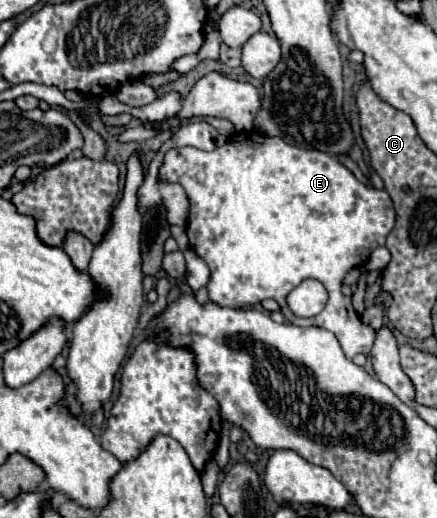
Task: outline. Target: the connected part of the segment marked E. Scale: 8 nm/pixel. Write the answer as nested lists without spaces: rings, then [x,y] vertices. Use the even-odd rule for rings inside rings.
[[[250,131],[250,133],[236,133],[228,139],[230,143],[224,143],[222,147],[216,147],[216,151],[200,151],[200,149],[194,149],[194,147],[176,147],[176,149],[170,149],[166,155],[164,155],[164,161],[162,161],[162,167],[158,171],[158,177],[160,181],[164,183],[180,183],[190,199],[190,219],[188,219],[188,225],[186,225],[186,231],[188,231],[188,239],[190,239],[190,249],[194,249],[196,253],[200,253],[200,257],[206,261],[208,269],[210,269],[210,279],[208,279],[208,297],[212,303],[220,305],[220,307],[232,307],[232,309],[244,309],[244,307],[250,307],[250,305],[258,305],[262,303],[264,299],[274,299],[280,303],[282,307],[282,313],[284,317],[292,323],[292,325],[298,325],[298,327],[322,327],[322,329],[328,329],[336,335],[336,339],[340,341],[342,345],[342,351],[348,359],[352,359],[354,355],[358,353],[364,353],[368,355],[370,353],[370,347],[374,343],[374,329],[372,327],[366,327],[358,313],[354,311],[352,307],[352,301],[348,297],[342,295],[340,287],[342,287],[342,279],[344,275],[352,269],[352,267],[358,267],[362,265],[364,261],[368,261],[370,253],[384,245],[388,233],[392,231],[394,227],[394,219],[396,219],[396,213],[394,213],[394,207],[392,207],[392,201],[388,197],[386,191],[378,191],[378,189],[372,189],[372,187],[366,187],[364,183],[360,183],[336,157],[328,155],[328,153],[322,153],[322,151],[308,151],[308,149],[298,149],[298,147],[292,147],[288,143],[284,143],[282,139],[276,139],[276,137],[268,137],[268,135],[260,135],[258,131]],[[304,279],[318,279],[320,283],[324,283],[330,299],[324,307],[322,313],[314,315],[314,317],[296,317],[290,307],[286,305],[286,295],[294,289],[294,281],[304,281]]]

